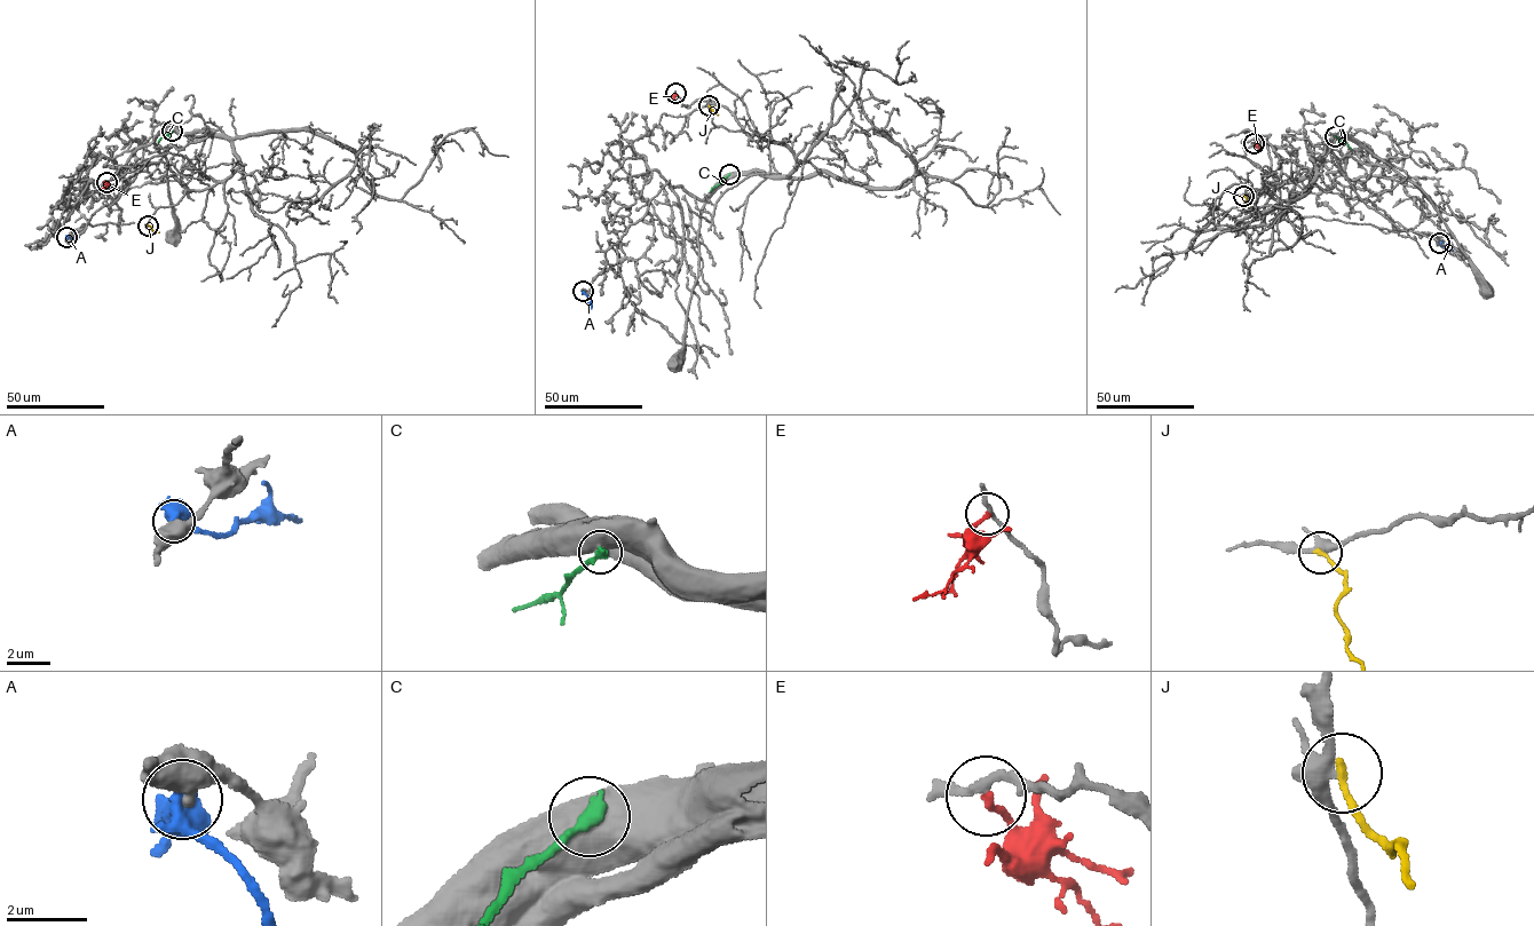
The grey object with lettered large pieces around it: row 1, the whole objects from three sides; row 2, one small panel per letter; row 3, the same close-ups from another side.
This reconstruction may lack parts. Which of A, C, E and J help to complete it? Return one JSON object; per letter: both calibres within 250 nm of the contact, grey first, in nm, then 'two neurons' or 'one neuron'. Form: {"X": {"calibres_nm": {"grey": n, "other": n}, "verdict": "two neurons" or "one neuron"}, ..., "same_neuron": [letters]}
{"A": {"calibres_nm": {"grey": 550, "other": 550}, "verdict": "two neurons"}, "C": {"calibres_nm": {"grey": 750, "other": 400}, "verdict": "two neurons"}, "E": {"calibres_nm": {"grey": 190, "other": 190}, "verdict": "two neurons"}, "J": {"calibres_nm": {"grey": 320, "other": 200}, "verdict": "two neurons"}, "same_neuron": []}

